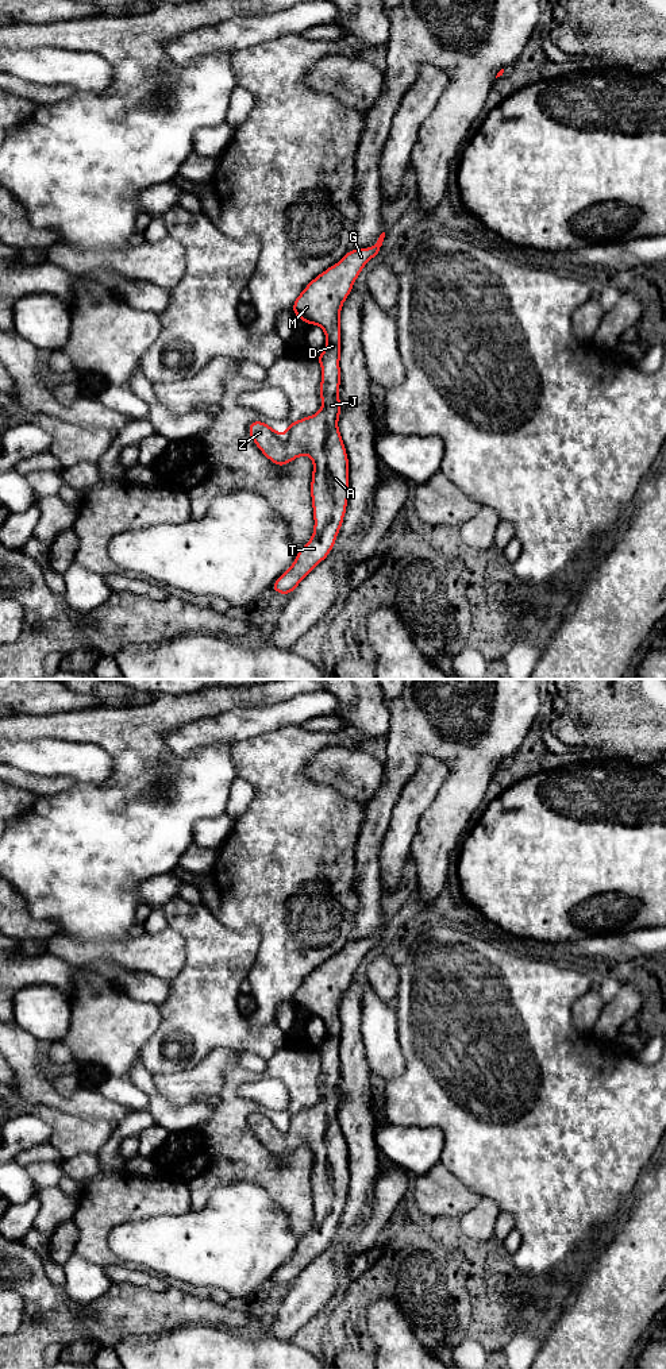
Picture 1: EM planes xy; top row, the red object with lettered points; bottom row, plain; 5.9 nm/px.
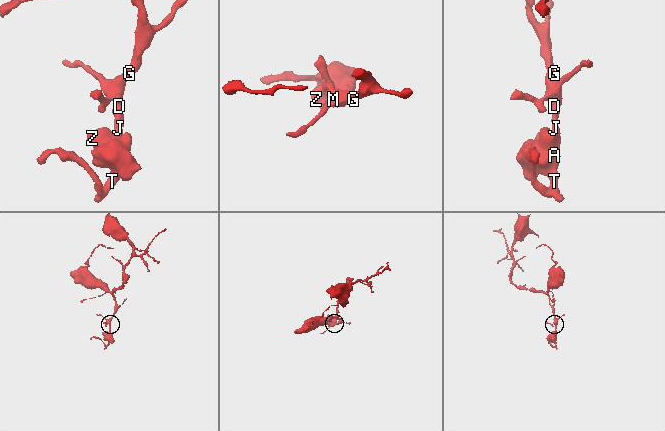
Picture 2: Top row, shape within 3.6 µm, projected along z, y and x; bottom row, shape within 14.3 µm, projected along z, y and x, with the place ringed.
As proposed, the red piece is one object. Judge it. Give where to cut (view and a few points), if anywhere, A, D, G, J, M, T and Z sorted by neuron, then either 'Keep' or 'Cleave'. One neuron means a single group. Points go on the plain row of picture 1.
No split. Groups: A D G J M T Z. Keep

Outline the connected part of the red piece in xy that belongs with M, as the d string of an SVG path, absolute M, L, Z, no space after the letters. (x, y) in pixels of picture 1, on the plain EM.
M385 923L373 938L350 941L338 955L313 969L293 994L293 1004L305 1015L319 1017L326 1023L326 1040L317 1048L322 1058L319 1084L322 1099L317 1104L288 1115L285 1125L273 1121L262 1112L253 1112L249 1125L261 1144L276 1157L285 1157L299 1148L308 1146L313 1154L311 1189L313 1200L313 1225L300 1239L292 1257L272 1276L280 1285L289 1287L300 1273L331 1243L340 1222L349 1192L349 1149L342 1131L338 1111L340 1107L340 1002L344 991L365 956L380 945Z

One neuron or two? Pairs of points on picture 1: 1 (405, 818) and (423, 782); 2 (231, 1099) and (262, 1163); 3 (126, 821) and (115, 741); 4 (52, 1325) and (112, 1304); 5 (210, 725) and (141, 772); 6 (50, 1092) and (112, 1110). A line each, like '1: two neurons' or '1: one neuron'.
1: one neuron
2: one neuron
3: two neurons
4: two neurons
5: two neurons
6: one neuron

